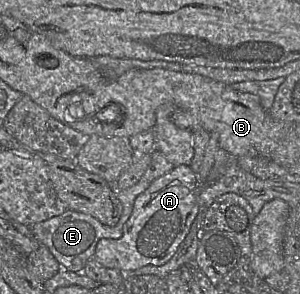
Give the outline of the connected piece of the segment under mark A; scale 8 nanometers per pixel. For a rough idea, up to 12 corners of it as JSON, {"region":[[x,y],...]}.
{"region":[[189,165],[153,180],[93,259],[124,274],[167,263],[198,213]]}

